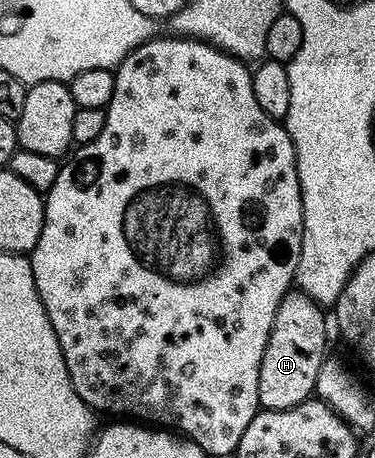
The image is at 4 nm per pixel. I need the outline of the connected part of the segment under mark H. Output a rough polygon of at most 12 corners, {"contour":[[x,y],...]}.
{"contour":[[291,291],[280,303],[258,403],[311,400],[326,353],[323,306]]}

